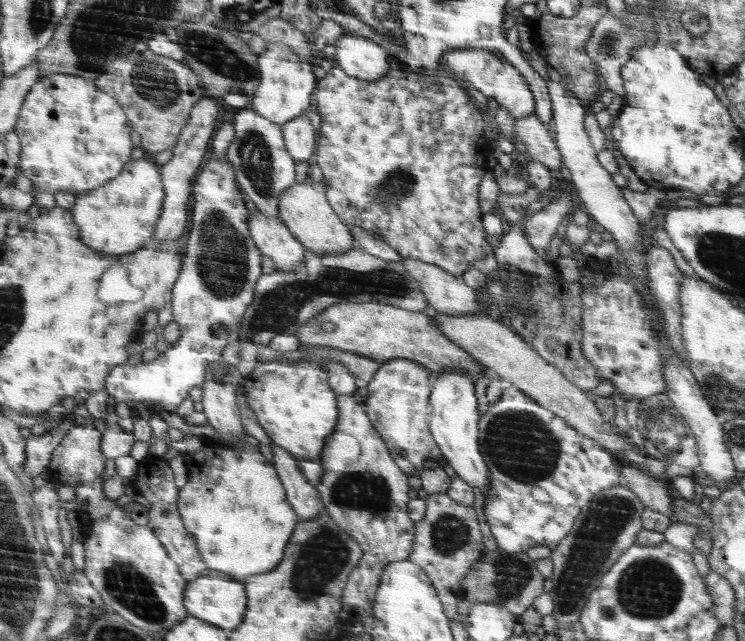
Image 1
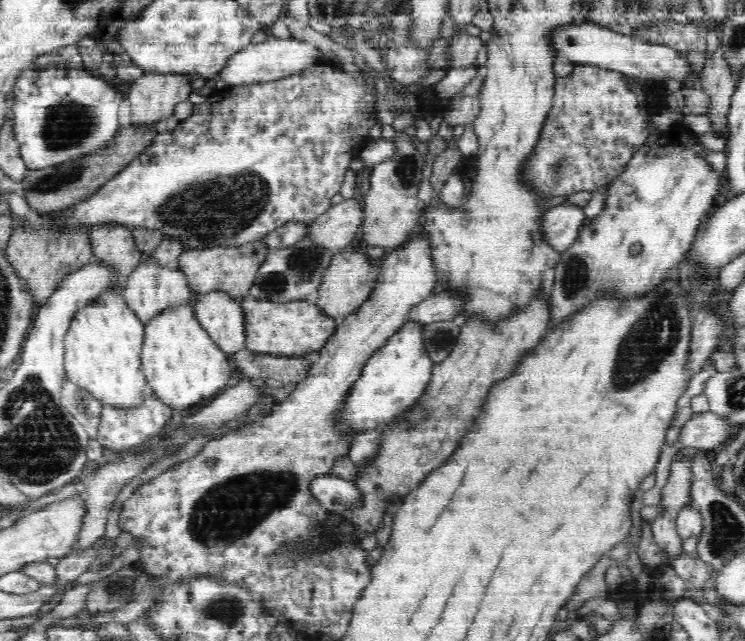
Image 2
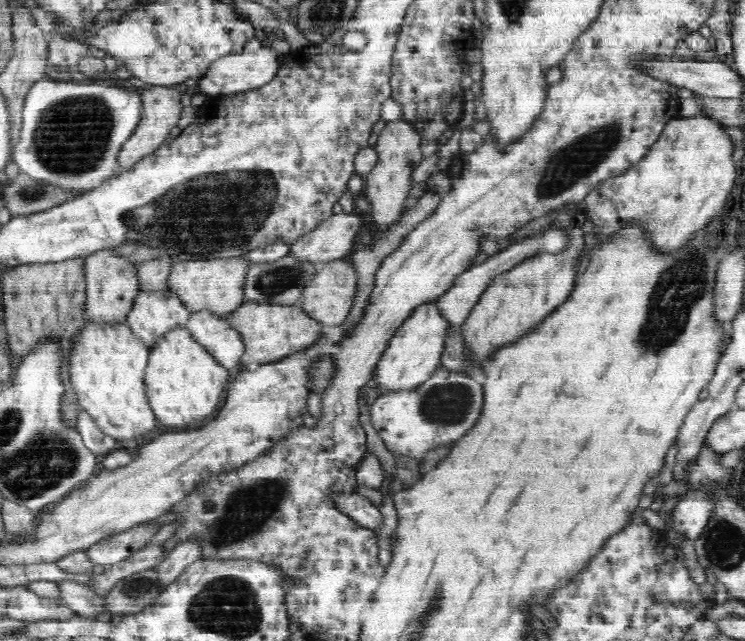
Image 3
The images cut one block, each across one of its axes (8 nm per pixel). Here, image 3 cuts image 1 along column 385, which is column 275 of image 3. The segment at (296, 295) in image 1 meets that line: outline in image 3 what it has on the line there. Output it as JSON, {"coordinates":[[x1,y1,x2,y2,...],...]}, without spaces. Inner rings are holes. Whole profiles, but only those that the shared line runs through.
{"coordinates":[[286,255,275,261,251,264,246,272,244,284,244,296,248,301,278,304,296,305,302,298,302,294,320,266,310,260,296,259,294,255]]}

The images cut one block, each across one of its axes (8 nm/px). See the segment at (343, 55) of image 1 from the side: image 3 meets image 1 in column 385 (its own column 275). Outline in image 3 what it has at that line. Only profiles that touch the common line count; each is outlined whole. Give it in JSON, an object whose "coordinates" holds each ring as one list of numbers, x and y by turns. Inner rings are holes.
{"coordinates":[[263,47,253,52,240,52,233,55,222,56,210,64,209,71,200,78,198,84,199,93,206,95,206,98,231,95,237,92,244,92,256,89,271,82,280,70,280,62,284,55,272,47]]}

